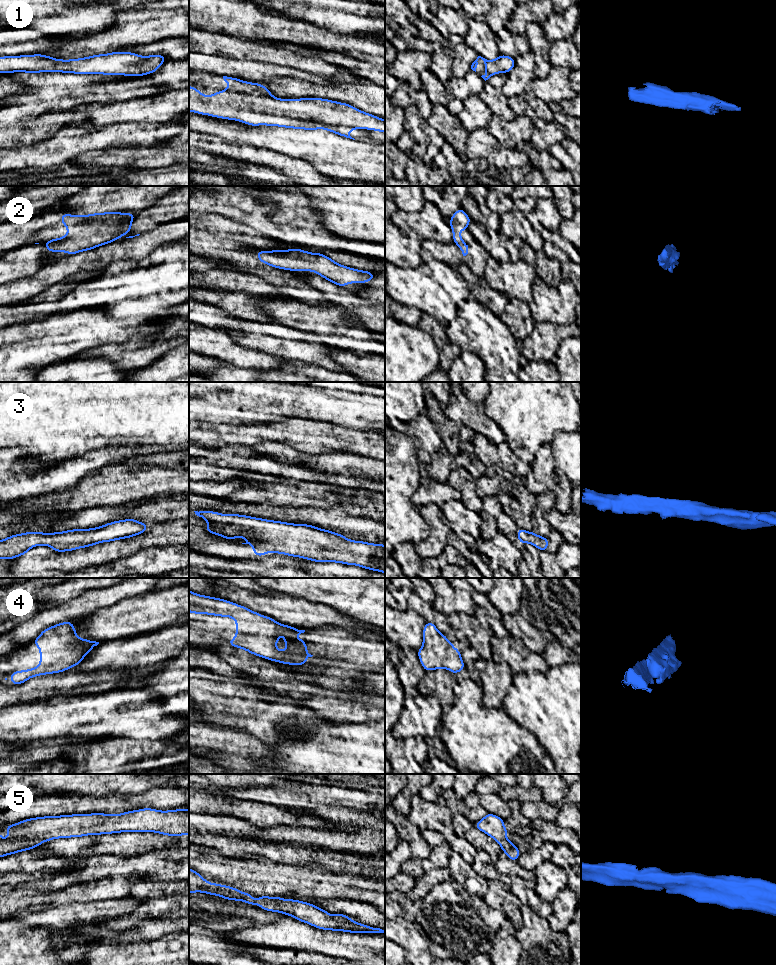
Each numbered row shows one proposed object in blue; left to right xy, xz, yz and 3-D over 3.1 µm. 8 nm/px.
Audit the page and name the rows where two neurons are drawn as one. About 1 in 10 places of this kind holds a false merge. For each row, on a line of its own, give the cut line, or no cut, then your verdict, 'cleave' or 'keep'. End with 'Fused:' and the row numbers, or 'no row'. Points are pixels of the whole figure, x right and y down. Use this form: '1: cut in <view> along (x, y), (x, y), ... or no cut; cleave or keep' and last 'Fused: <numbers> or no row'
1: no cut; keep
2: no cut; keep
3: no cut; keep
4: no cut; keep
5: no cut; keep
Fused: no row

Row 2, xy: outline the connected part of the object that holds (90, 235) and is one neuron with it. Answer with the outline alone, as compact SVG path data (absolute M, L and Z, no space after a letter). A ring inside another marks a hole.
M121 212L94 213L89 215L60 215L68 235L45 241L49 252L67 252L73 255L121 239L131 229L136 214Z

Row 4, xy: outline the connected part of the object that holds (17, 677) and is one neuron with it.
M72 621L44 629L32 641L40 649L40 664L36 668L14 671L10 674L13 685L20 685L34 676L60 673L81 663L87 653L99 642L81 639L75 635Z

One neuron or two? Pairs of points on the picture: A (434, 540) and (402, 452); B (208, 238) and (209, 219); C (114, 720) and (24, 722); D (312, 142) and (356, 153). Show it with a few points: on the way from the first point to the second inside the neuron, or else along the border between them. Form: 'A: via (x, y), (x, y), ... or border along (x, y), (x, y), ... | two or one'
A: border along (429, 533), (424, 539), (414, 545) | two
B: via (209, 233), (209, 224) | one
C: via (92, 717), (55, 717), (46, 719) | one
D: via (323, 146), (345, 151) | one

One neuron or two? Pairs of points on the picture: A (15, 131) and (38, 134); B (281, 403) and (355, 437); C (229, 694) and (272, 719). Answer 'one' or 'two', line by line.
A: one
B: two
C: one

